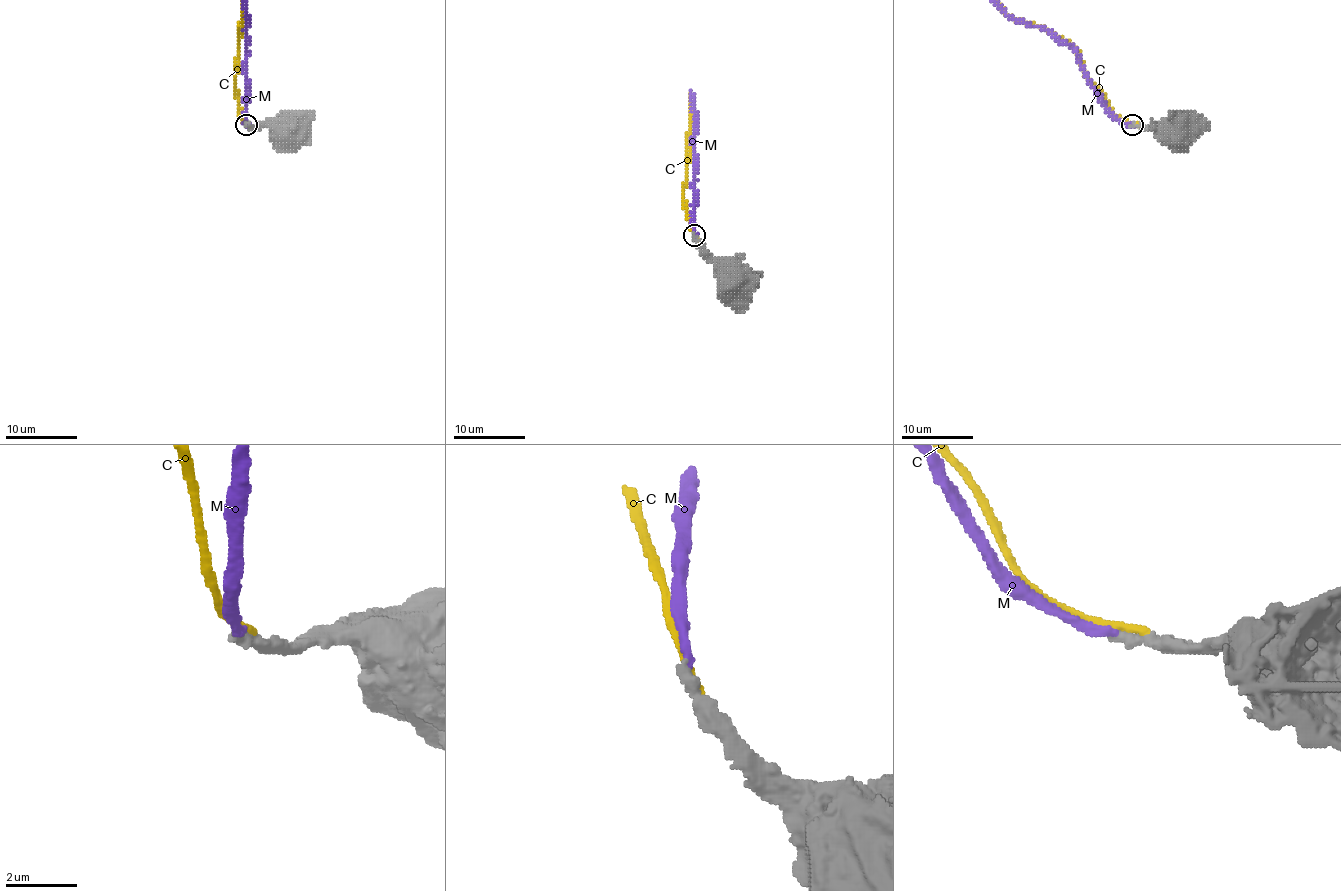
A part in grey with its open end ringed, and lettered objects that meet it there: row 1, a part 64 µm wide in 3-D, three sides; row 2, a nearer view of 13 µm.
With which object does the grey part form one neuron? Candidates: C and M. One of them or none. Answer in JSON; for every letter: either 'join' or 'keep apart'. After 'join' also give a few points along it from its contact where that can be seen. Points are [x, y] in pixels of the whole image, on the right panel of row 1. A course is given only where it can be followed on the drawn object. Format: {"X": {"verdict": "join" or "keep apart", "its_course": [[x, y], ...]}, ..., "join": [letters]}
{"C": {"verdict": "keep apart"}, "M": {"verdict": "keep apart"}, "join": []}

